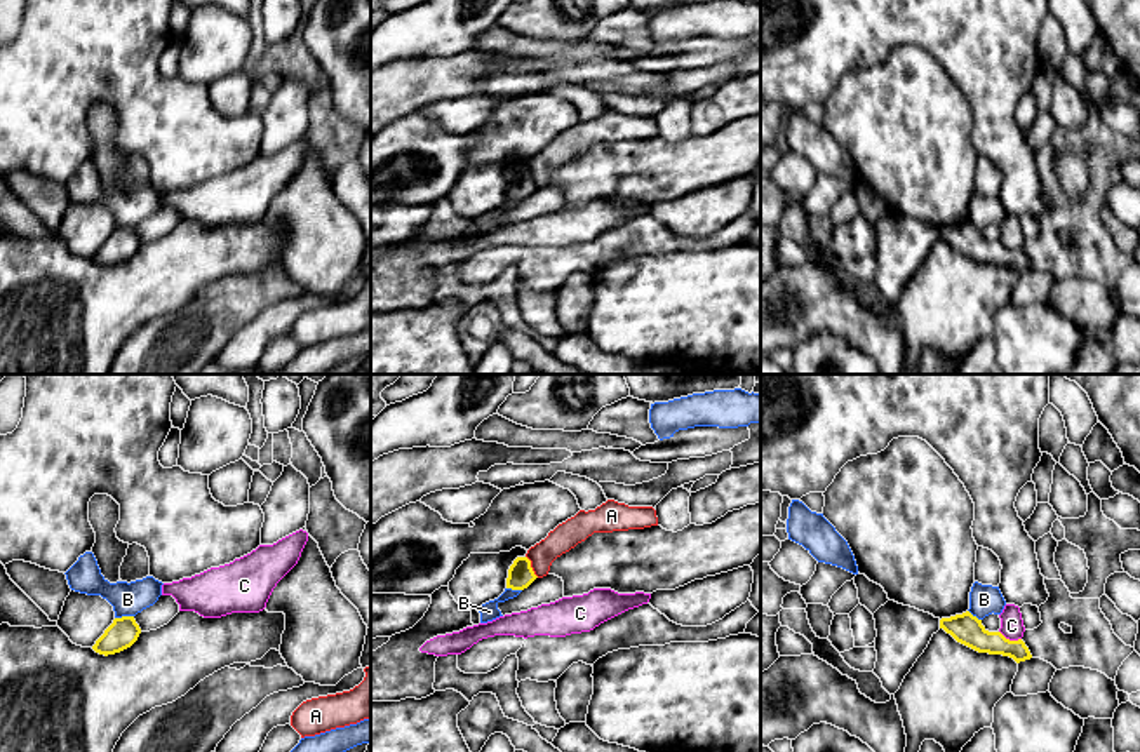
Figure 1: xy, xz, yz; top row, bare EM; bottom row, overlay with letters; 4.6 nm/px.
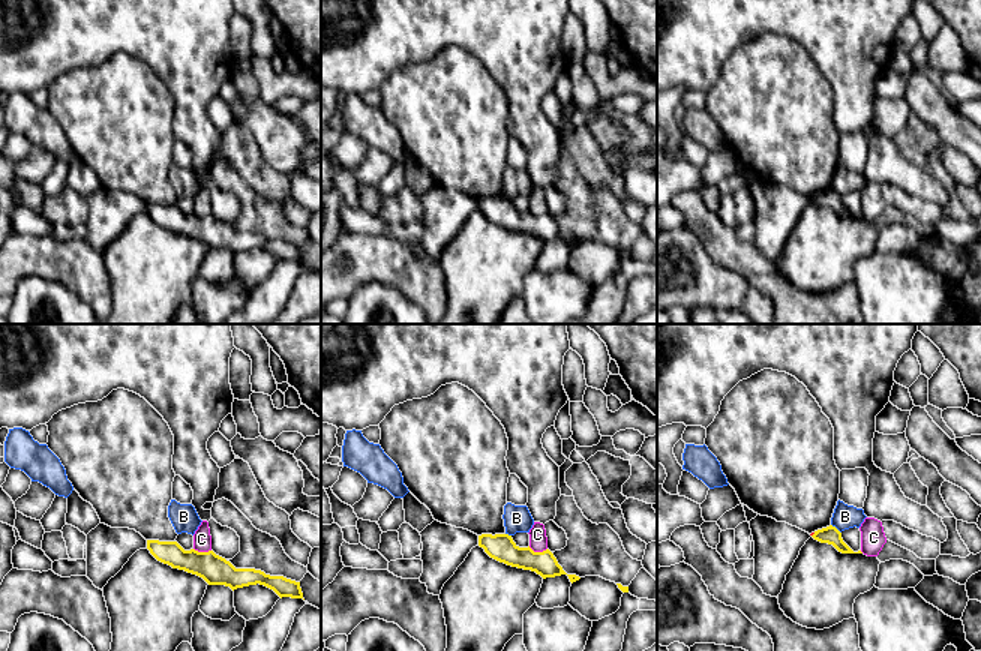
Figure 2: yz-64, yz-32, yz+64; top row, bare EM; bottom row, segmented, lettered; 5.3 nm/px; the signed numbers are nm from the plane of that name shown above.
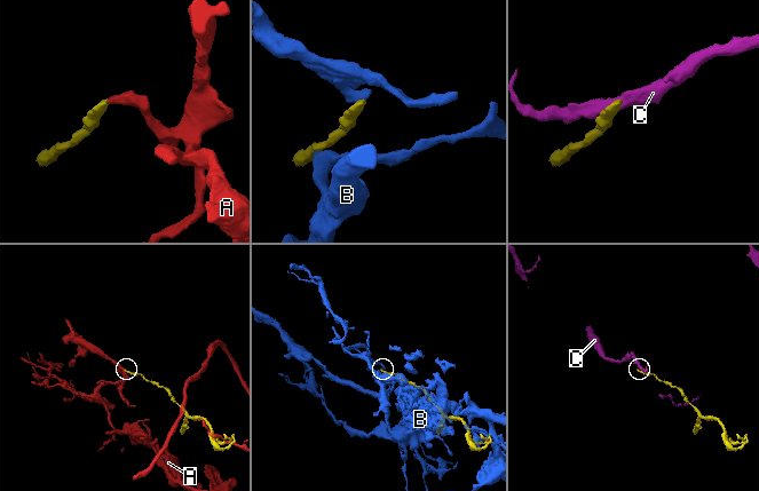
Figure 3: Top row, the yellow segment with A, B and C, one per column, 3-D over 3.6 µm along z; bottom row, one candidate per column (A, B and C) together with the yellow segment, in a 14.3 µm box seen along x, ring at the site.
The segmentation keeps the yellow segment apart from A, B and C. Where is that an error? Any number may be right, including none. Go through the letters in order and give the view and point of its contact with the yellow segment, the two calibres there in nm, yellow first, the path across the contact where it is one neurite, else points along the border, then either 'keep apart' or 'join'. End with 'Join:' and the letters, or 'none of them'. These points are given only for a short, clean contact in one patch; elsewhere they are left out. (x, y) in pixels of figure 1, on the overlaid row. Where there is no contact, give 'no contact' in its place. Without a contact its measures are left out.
A: xz (529, 566) | 120/120 nm | along xz (526, 556), (538, 577) | keep apart
B: xy (124, 617) | 140/160 nm | keep apart
C: yz (1008, 639) | 140/110 nm | along yz (999, 631), (1010, 639), (1020, 639) | keep apart
Join: none of them

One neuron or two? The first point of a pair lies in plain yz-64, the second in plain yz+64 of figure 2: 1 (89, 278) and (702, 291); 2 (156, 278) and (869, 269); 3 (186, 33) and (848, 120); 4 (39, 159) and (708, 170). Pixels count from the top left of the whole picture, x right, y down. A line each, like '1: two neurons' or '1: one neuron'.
1: one neuron
2: two neurons
3: one neuron
4: one neuron

